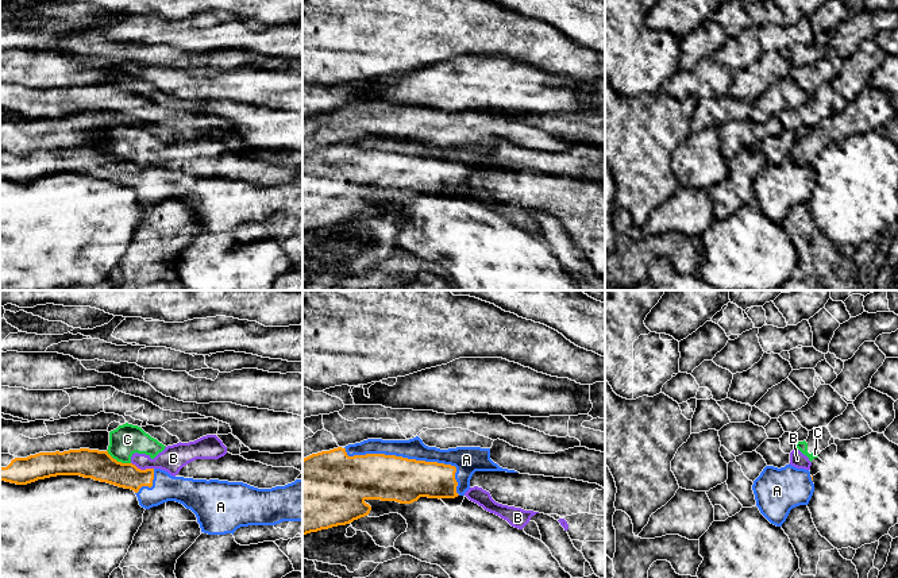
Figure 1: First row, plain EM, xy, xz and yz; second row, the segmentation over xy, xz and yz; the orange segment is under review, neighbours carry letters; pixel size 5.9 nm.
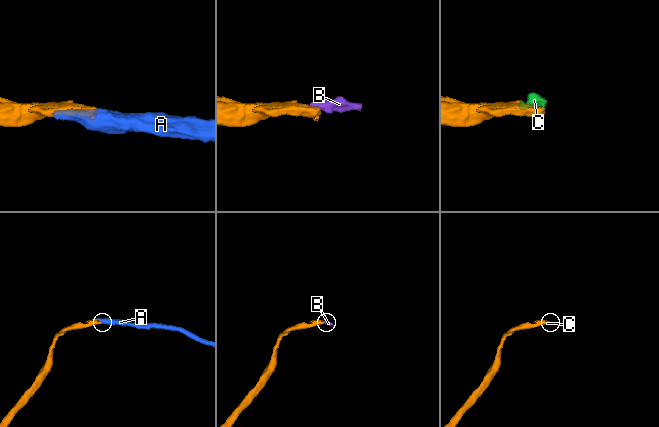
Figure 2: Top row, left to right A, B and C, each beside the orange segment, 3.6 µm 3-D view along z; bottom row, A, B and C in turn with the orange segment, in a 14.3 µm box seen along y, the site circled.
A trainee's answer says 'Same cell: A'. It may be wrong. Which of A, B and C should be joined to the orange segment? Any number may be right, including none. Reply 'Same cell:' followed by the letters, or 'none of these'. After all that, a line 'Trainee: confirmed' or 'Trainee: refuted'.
Same cell: A
Trainee: confirmed

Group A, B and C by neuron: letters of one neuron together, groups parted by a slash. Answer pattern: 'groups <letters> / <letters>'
groups A / B C

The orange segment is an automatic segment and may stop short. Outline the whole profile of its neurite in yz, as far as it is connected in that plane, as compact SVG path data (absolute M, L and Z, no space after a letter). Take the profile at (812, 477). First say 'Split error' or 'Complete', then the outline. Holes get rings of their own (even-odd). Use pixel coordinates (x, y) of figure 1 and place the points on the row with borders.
Split error. M791 465L781 469L766 466L752 490L760 513L771 524L782 527L793 508L809 504L814 483L809 470Z

